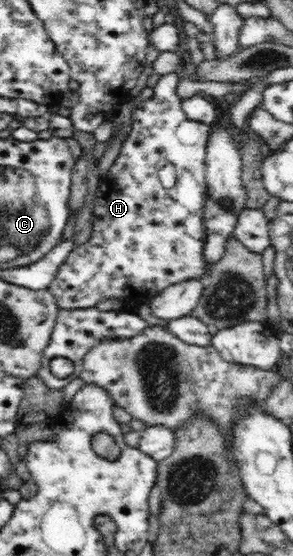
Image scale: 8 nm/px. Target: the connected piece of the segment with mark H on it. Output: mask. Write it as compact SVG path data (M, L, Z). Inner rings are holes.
M175 72L160 76L159 82L155 85L155 94L151 99L139 101L135 109L130 114L132 121L132 129L128 137L121 145L120 153L110 167L109 171L102 176L99 185L99 196L95 199L93 209L93 231L90 239L75 247L73 251L65 257L63 265L57 269L55 279L51 281L51 285L47 289L56 297L57 305L60 309L87 309L97 305L100 301L106 299L123 300L127 309L134 309L137 305L148 304L162 289L181 283L188 279L203 279L210 274L211 265L204 260L202 251L205 243L206 228L204 227L204 203L206 194L206 149L208 147L209 135L213 130L212 123L197 123L191 121L182 110L182 101L177 96L177 85L180 79ZM159 163L171 163L176 171L176 183L172 188L165 188L157 177L159 175Z

